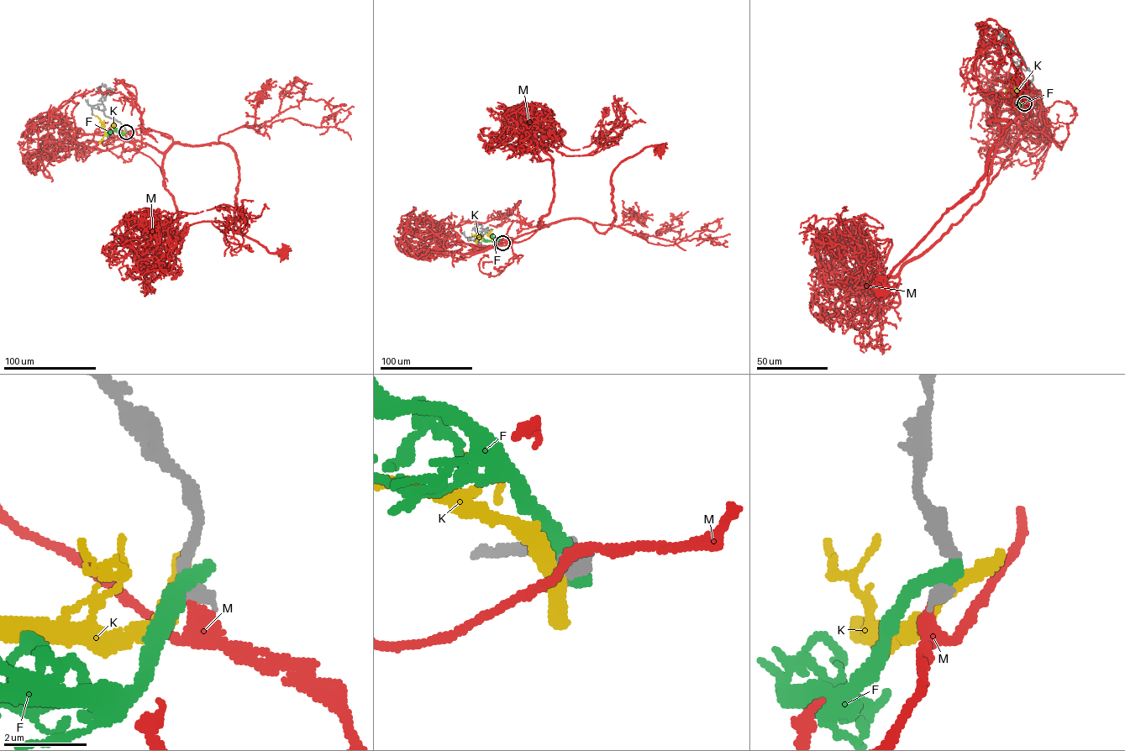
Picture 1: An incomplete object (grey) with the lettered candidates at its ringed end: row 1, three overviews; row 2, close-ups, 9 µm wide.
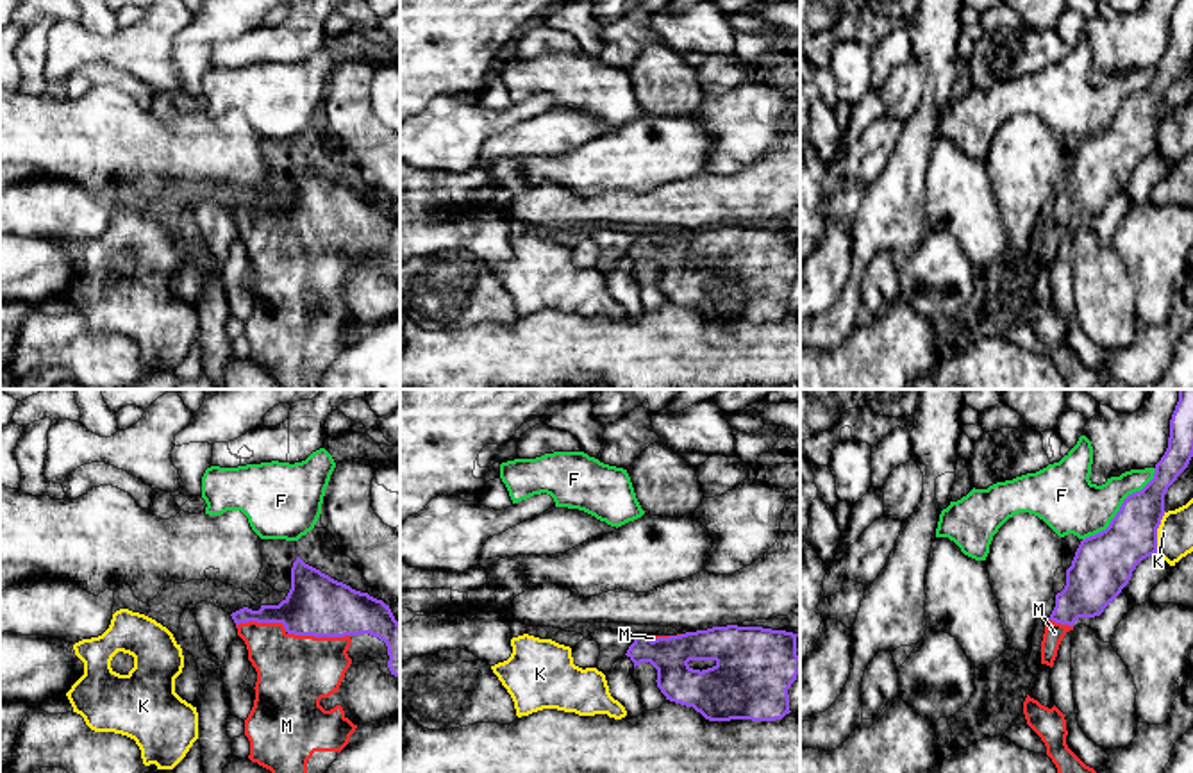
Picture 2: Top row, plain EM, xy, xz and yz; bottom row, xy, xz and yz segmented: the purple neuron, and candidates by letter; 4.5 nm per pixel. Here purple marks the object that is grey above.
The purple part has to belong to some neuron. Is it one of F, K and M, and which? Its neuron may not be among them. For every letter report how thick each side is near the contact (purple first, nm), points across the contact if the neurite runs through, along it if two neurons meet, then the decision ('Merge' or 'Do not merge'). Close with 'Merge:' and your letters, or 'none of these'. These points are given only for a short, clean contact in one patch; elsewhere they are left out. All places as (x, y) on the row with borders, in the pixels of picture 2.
F: Thickness 260 nm (purple) against 280 nm. Do not merge
K: Thickness 260 nm (purple) against 160 nm. Do not merge
M: Thickness 280 nm (purple) against 340 nm. Path across: xy (318, 606), (291, 632), (293, 672). Merge
Merge: M

